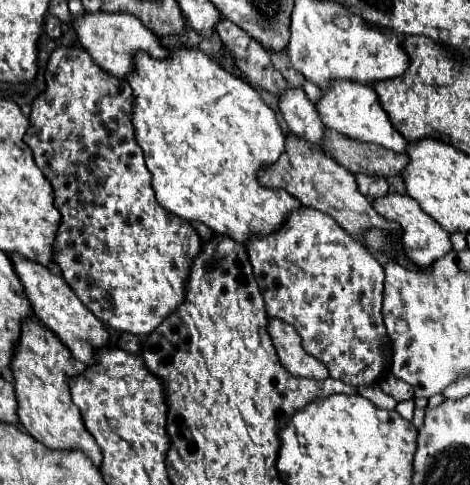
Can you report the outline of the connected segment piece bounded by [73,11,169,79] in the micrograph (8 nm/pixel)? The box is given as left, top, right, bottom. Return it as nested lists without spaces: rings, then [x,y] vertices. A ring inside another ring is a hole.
[[[105,11],[85,13],[83,17],[75,19],[73,25],[77,31],[79,43],[85,47],[85,51],[91,53],[95,63],[107,73],[121,77],[121,79],[131,75],[131,65],[135,65],[135,53],[147,51],[155,55],[157,59],[167,59],[167,53],[169,53],[169,49],[161,43],[161,39],[149,29],[145,29],[145,25],[137,17],[131,17],[131,15],[105,13]]]

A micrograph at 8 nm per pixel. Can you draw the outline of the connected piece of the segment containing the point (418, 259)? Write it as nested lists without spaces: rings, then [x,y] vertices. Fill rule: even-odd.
[[[391,193],[391,195],[385,195],[385,197],[379,197],[373,201],[373,207],[379,215],[383,215],[387,221],[395,221],[401,225],[403,229],[403,251],[405,255],[415,263],[415,265],[421,265],[421,267],[429,267],[433,265],[435,259],[441,259],[445,257],[449,251],[453,251],[453,245],[451,245],[451,239],[449,239],[449,233],[437,223],[433,221],[421,207],[419,203],[415,203],[409,195],[399,195],[399,193]]]

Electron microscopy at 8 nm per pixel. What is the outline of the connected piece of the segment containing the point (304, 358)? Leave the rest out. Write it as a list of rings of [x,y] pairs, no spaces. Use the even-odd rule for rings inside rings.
[[[271,319],[269,335],[277,349],[279,361],[291,375],[307,377],[307,379],[315,379],[315,381],[323,381],[329,377],[327,367],[303,351],[301,337],[297,335],[297,331],[291,325],[287,325],[279,319]]]

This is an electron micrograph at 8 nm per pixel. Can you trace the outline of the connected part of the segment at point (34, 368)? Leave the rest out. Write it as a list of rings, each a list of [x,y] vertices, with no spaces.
[[[29,319],[23,321],[21,341],[15,349],[15,359],[11,363],[15,393],[19,401],[19,421],[23,429],[53,451],[81,451],[85,453],[95,467],[101,467],[101,451],[97,441],[89,435],[83,425],[79,407],[71,401],[69,379],[85,373],[87,365],[77,361],[71,351],[57,339],[55,333],[45,329],[41,321]]]

